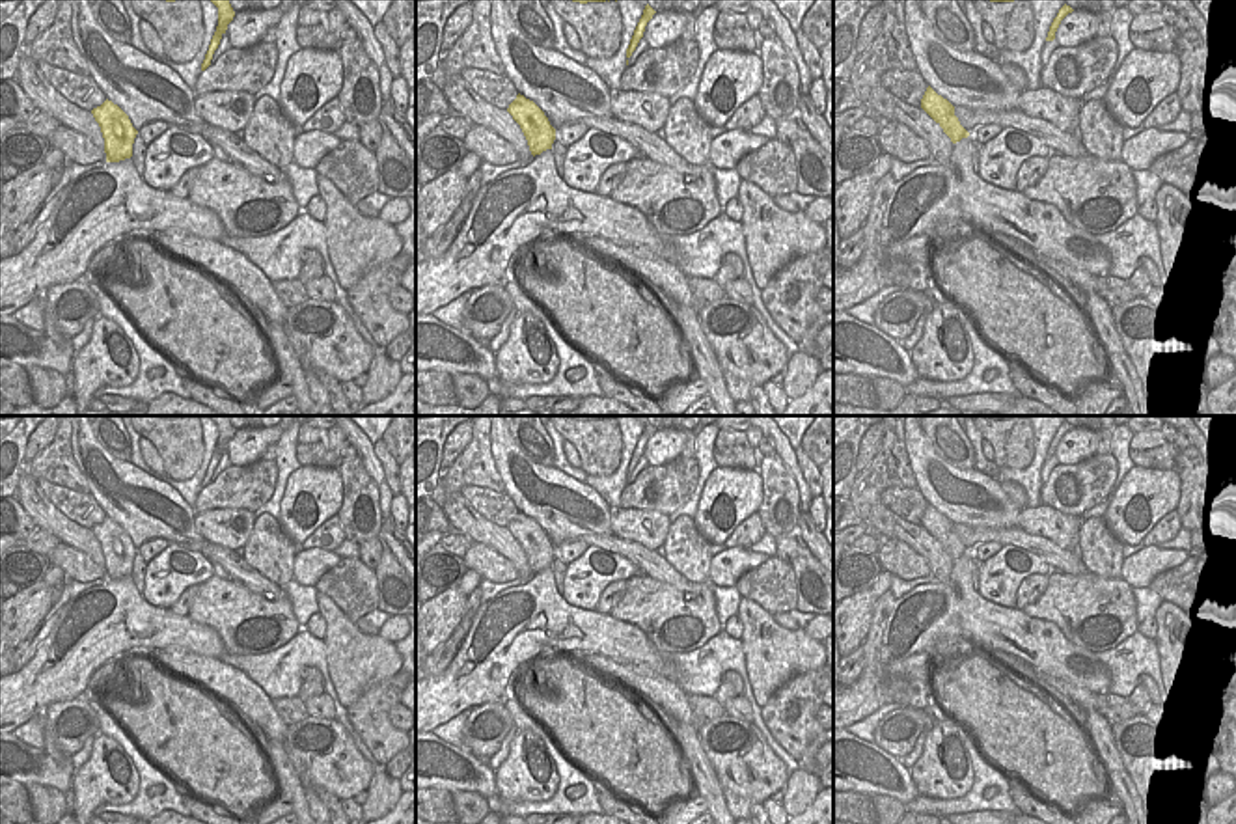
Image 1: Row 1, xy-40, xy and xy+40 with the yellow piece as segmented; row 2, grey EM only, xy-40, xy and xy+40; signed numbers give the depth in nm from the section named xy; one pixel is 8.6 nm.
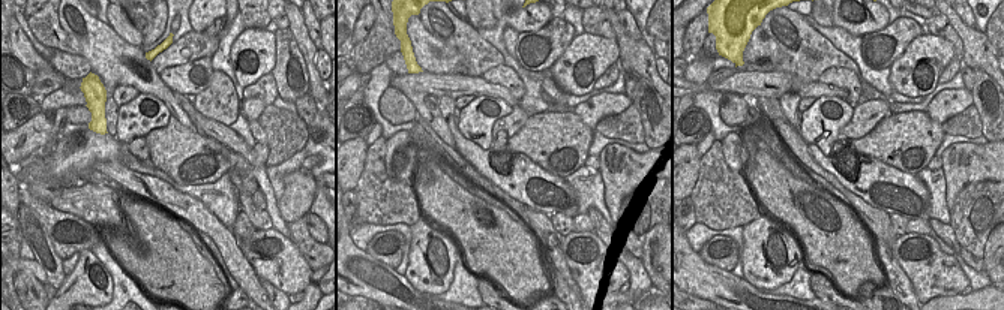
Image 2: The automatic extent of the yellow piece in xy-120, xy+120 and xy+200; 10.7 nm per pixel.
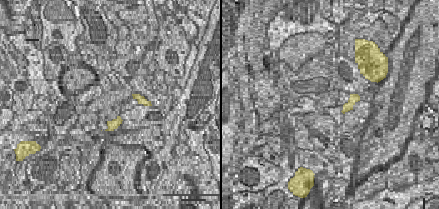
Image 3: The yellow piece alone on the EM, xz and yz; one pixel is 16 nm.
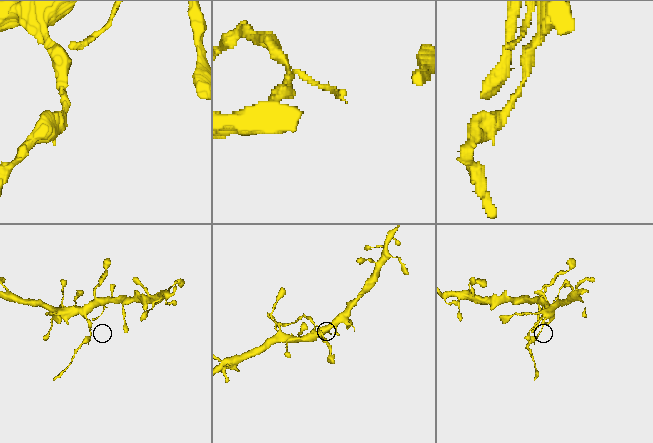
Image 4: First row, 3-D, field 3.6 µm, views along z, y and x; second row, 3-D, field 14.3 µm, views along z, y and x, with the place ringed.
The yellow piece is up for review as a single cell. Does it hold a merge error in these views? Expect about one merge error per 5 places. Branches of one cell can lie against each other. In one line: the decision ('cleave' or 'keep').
cleave

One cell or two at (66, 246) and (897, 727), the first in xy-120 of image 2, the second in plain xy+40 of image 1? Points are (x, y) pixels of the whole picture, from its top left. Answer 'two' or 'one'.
one

